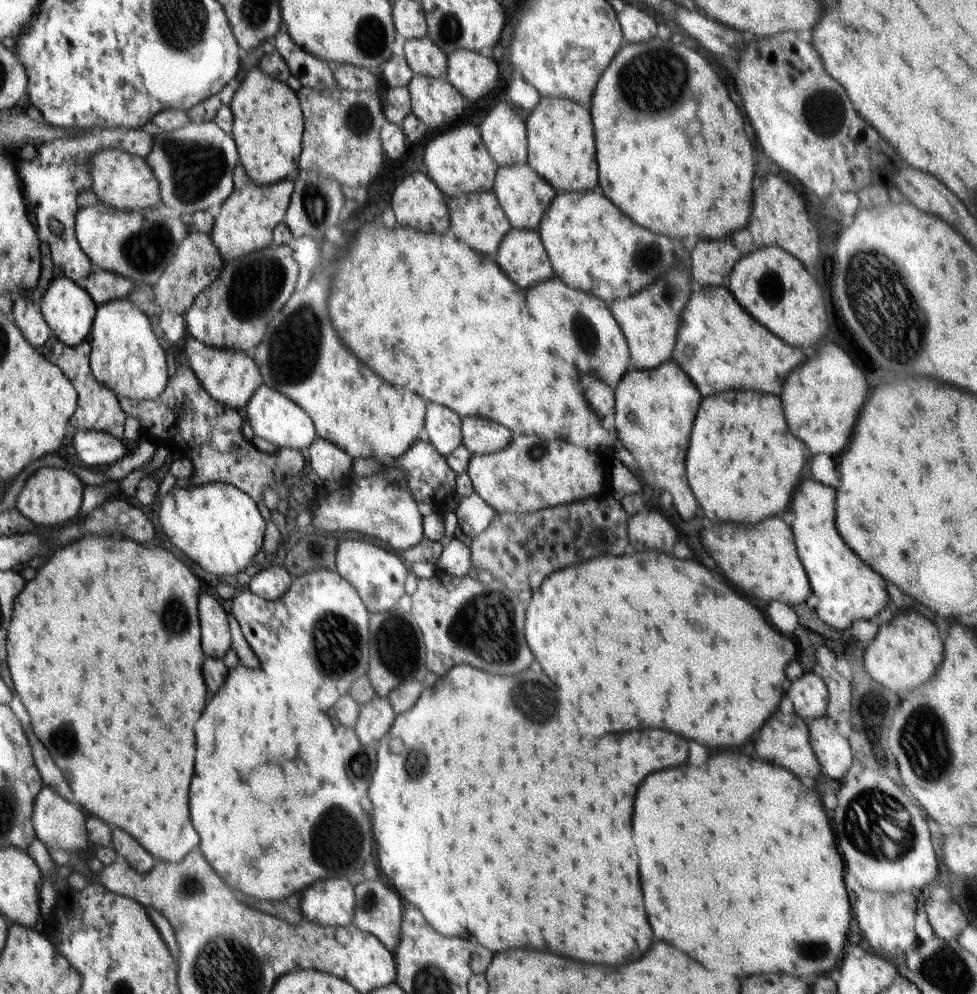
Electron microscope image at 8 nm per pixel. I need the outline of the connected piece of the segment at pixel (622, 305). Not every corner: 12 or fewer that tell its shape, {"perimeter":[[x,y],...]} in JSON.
{"perimeter":[[682,264],[609,305],[634,368],[672,359],[692,294]]}

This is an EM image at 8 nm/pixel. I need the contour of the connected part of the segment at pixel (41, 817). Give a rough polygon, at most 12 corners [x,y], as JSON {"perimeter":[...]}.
{"perimeter":[[44,785],[35,800],[35,838],[48,850],[88,848],[87,818]]}

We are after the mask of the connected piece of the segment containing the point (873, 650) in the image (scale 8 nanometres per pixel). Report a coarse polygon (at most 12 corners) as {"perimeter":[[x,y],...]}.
{"perimeter":[[918,614],[879,626],[866,672],[892,692],[928,682],[942,662],[936,626]]}

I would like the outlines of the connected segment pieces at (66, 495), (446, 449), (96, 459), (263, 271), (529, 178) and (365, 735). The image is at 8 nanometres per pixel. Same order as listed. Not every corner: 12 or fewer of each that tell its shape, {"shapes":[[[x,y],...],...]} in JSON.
{"shapes":[[[68,468],[26,480],[15,509],[60,526],[82,506],[84,484]],[[426,406],[429,443],[447,457],[463,444],[461,417]],[[76,430],[74,448],[86,466],[112,465],[128,450],[115,436]],[[289,245],[224,261],[189,336],[250,358],[295,291]],[[528,163],[497,167],[511,228],[538,231],[557,194]],[[386,698],[359,707],[354,734],[372,747],[390,730],[397,714]]]}

